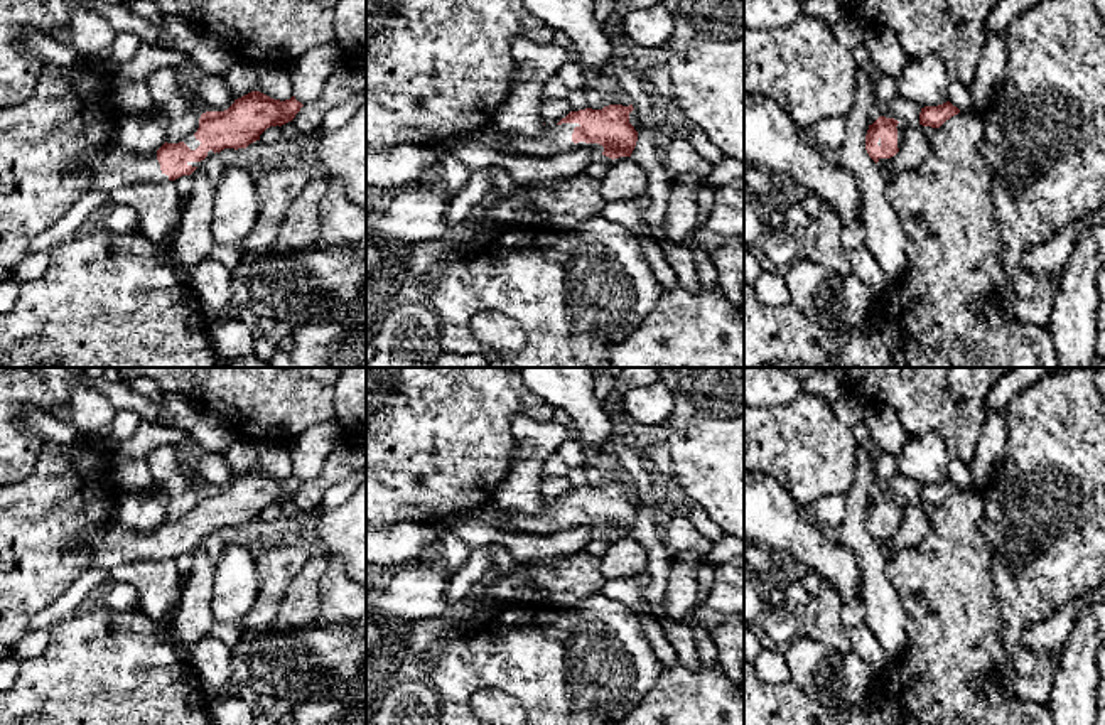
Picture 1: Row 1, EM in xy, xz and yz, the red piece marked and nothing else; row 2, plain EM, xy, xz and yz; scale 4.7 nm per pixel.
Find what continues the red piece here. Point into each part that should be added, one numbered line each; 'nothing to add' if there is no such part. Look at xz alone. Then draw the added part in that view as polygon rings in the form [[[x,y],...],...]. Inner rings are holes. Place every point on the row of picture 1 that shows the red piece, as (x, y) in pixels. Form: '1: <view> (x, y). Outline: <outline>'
1: xz (400, 167). Outline: [[[579,123],[543,125],[538,135],[506,135],[493,126],[464,132],[437,142],[407,143],[395,148],[366,148],[366,187],[412,189],[420,182],[422,172],[439,157],[450,153],[457,145],[481,143],[506,155],[548,157],[569,150],[587,148],[602,155],[599,143],[572,142]]]

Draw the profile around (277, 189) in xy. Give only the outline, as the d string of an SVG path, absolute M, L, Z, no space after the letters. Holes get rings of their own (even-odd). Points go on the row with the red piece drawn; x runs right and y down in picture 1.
M278 169L256 179L260 214L240 246L246 256L270 251L277 243L278 226L287 207L305 189L312 175L302 169Z

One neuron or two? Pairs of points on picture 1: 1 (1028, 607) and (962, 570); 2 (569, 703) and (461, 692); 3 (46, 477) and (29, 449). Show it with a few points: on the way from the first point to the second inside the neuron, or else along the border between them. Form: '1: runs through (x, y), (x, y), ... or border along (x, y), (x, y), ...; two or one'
1: border along (989, 550), (991, 577), (1002, 628); two
2: runs through (542, 676), (488, 676); one
3: border along (46, 442), (34, 469), (17, 483); two

